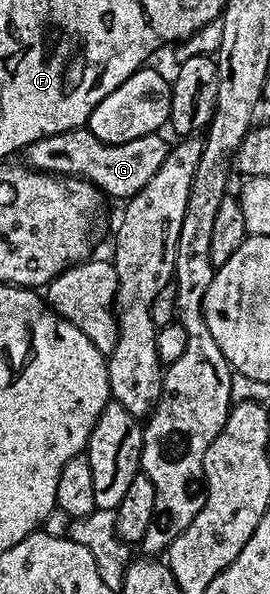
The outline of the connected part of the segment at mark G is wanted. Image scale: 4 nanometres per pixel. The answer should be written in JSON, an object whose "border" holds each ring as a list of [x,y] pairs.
{"border":[[[87,127],[75,128],[62,134],[50,134],[38,142],[23,149],[22,156],[27,167],[38,172],[47,172],[53,176],[78,176],[96,185],[105,197],[127,202],[158,174],[162,162],[166,162],[166,154],[170,147],[169,141],[163,140],[163,135],[153,134],[134,138],[134,142],[107,144],[98,138]]]}

